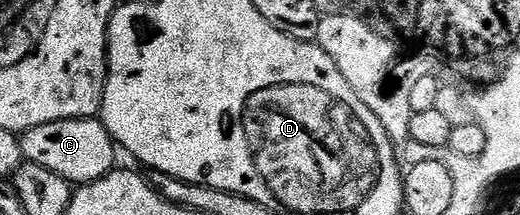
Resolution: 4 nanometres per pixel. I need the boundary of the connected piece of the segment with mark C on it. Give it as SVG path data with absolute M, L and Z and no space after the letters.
M100 119L55 121L39 125L20 137L20 146L24 152L25 162L46 167L46 171L62 175L62 179L76 187L102 179L118 165L116 161L118 146Z

